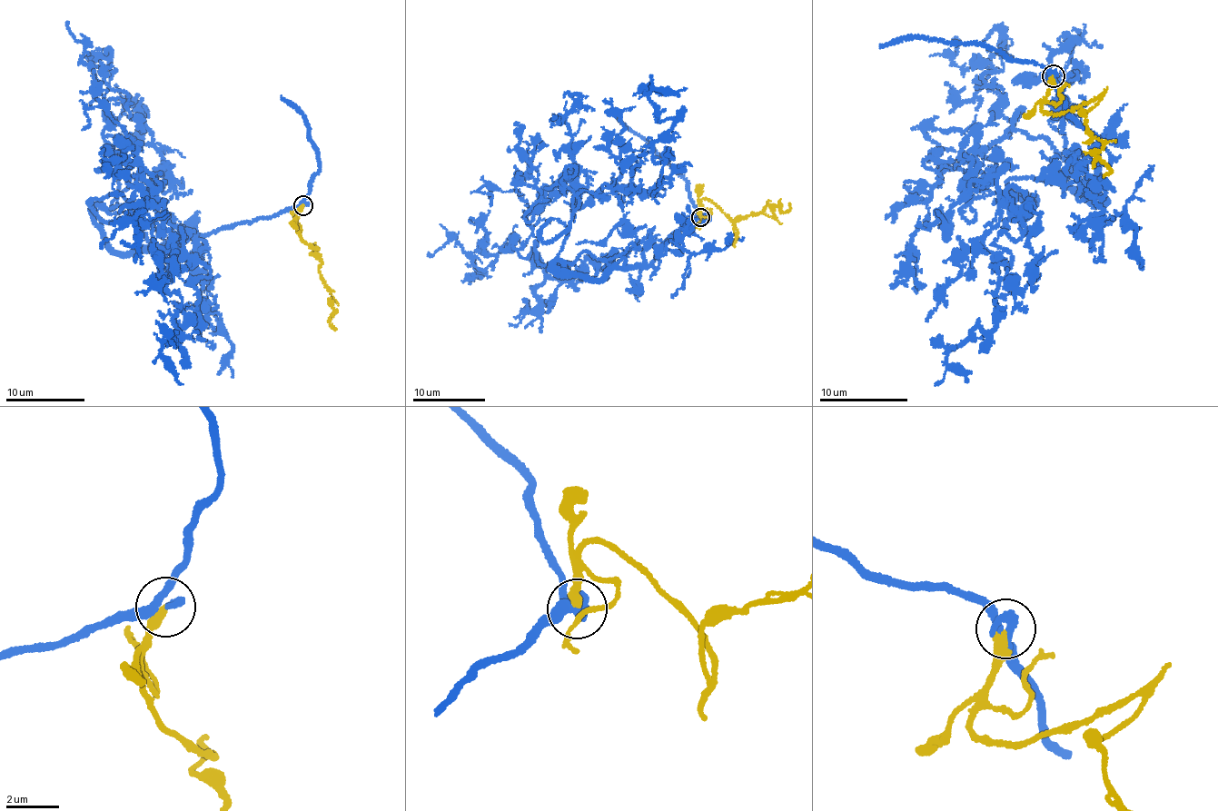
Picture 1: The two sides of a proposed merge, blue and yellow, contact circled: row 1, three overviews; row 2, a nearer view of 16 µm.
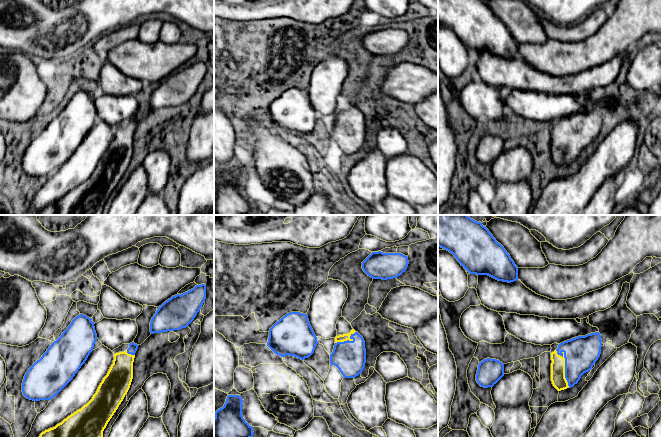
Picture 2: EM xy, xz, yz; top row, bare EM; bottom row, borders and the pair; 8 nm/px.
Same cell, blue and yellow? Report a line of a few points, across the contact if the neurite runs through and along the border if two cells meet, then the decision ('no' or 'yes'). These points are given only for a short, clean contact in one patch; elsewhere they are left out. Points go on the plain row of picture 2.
no

